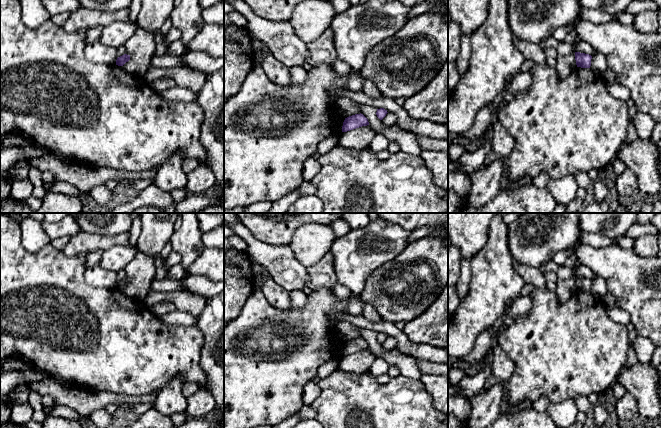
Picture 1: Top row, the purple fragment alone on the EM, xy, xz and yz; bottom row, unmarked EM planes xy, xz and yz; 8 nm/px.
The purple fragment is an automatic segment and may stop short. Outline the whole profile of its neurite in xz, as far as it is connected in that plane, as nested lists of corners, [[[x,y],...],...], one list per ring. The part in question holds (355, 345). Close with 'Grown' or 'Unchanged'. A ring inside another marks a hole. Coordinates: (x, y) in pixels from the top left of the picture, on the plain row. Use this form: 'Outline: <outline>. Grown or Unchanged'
Outline: [[[355,338],[345,342],[342,350],[342,356],[347,356],[367,349],[369,349],[368,343],[363,338]]]. Unchanged

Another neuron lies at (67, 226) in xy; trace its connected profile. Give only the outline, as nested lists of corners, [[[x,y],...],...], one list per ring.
[[[69,214],[56,223],[42,222],[46,234],[51,240],[68,236],[73,237],[81,232],[80,226]]]

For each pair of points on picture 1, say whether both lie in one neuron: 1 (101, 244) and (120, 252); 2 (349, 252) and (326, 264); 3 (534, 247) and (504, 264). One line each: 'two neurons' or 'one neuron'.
1: two neurons
2: two neurons
3: two neurons

